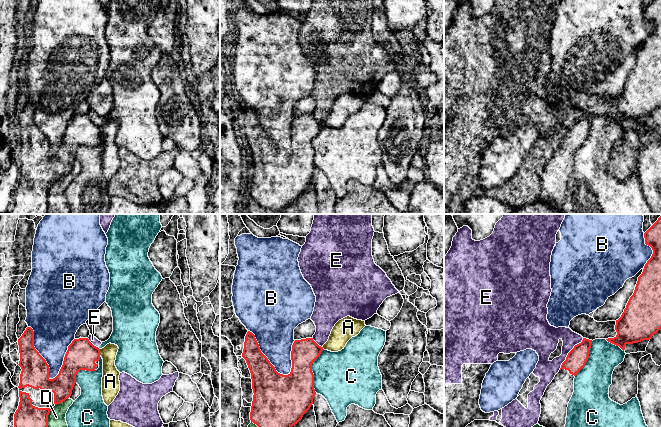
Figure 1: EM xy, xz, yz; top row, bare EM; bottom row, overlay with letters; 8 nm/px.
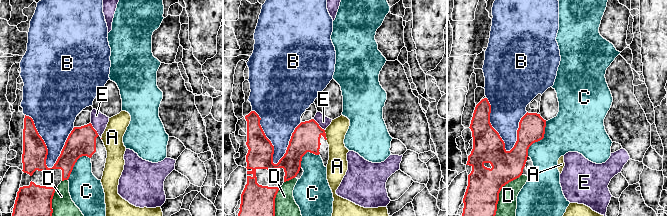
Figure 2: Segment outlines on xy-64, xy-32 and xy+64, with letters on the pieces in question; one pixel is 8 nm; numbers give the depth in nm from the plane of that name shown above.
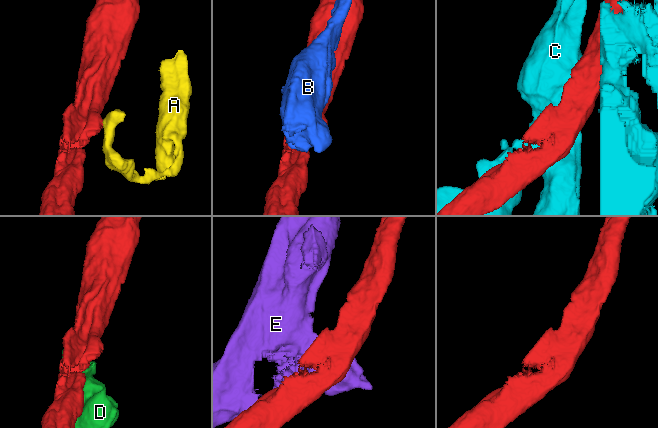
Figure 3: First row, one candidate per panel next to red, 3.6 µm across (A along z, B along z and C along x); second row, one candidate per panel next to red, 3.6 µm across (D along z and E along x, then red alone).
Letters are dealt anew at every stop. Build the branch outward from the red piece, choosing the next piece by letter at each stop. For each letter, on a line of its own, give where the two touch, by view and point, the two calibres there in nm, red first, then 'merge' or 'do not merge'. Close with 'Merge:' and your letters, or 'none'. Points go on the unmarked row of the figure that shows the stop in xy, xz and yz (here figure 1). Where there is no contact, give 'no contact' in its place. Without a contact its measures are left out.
A: xy (99, 128) | 240/140 nm | do not merge
B: xy (38, 129) | 220/340 nm | do not merge
C: xz (311, 147) | 340/420 nm | do not merge
D: xy (61, 177) | 190/170 nm | do not merge
E: yz (568, 129) | 160/240 nm | do not merge
Merge: none

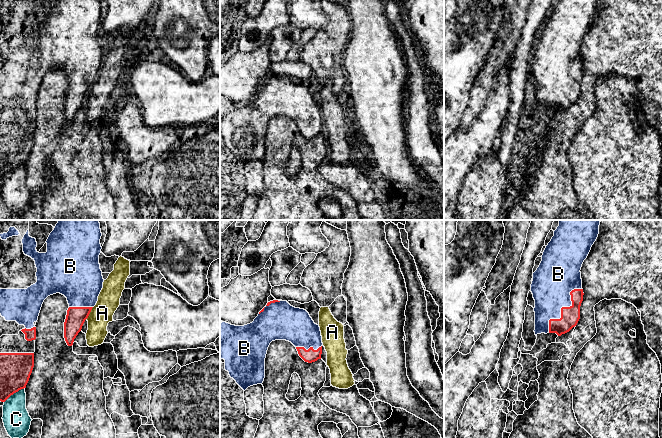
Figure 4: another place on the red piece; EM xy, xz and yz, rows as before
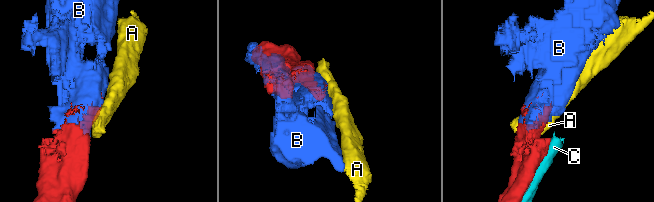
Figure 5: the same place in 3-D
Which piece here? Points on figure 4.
A: xy (89, 89) | 160/180 nm | do not merge
B: yz (561, 84) | 150/320 nm | merge
C: xy (14, 168) | 260/220 nm | do not merge
Merge: B

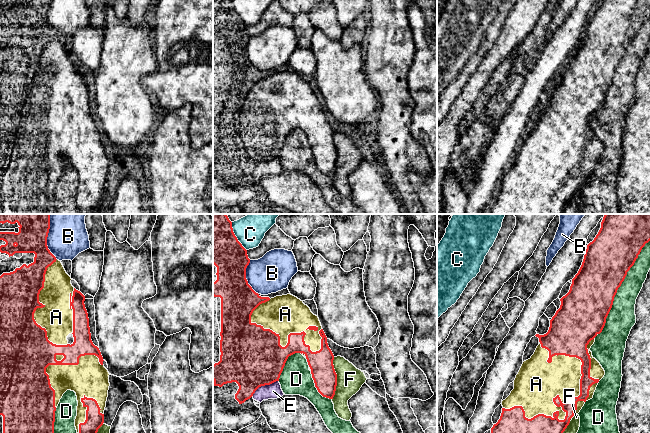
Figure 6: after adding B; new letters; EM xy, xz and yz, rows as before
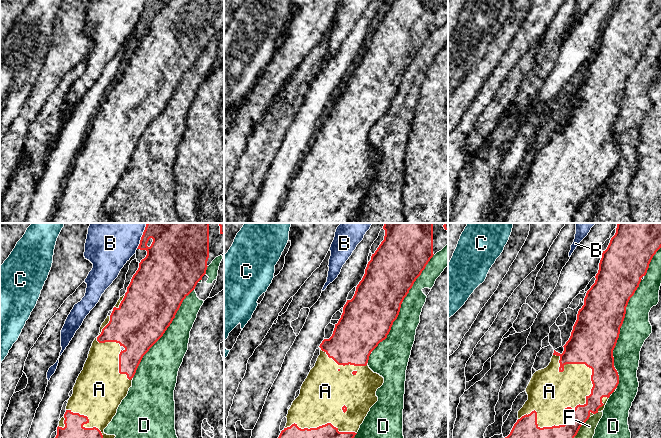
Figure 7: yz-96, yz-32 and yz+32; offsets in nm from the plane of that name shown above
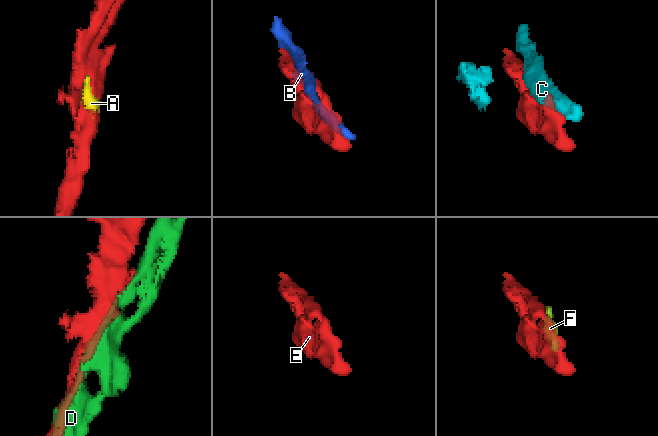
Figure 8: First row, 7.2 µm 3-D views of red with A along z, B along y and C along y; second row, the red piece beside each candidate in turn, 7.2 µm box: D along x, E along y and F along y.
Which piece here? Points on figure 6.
A: yz (564, 187) | 300/260 nm | merge
B: xy (46, 18) | 240/280 nm | do not merge
C: xz (236, 13) | 320/190 nm | do not merge
D: yz (617, 65) | 380/220 nm | do not merge
E: xz (264, 161) | 480/130 nm | do not merge
F: xz (336, 154) | 190/200 nm | do not merge
Merge: A

